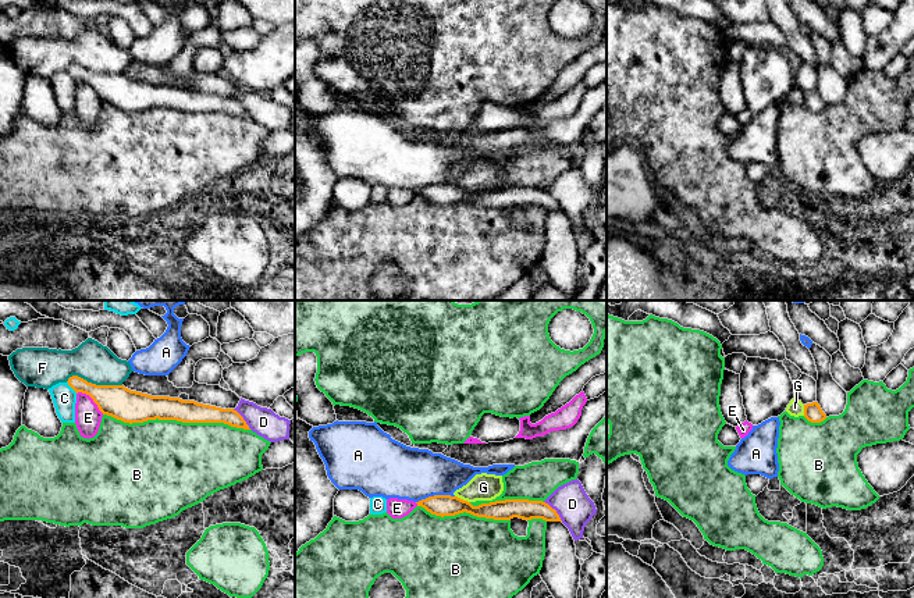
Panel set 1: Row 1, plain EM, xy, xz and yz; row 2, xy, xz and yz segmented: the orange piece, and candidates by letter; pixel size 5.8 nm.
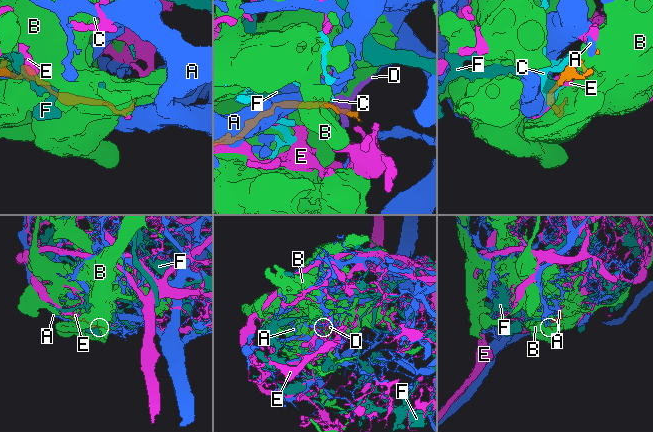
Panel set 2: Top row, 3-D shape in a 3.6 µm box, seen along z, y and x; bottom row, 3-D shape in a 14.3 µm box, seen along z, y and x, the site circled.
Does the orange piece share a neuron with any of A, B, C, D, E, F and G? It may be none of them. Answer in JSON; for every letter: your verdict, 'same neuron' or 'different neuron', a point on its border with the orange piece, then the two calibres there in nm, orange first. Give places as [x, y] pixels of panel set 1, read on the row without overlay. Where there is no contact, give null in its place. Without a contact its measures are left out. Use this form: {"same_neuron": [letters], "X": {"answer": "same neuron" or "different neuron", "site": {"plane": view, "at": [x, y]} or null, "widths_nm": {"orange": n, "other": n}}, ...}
{"same_neuron": [], "A": {"answer": "different neuron", "site": {"plane": "xz", "at": [434, 184]}, "widths_nm": {"orange": 130, "other": 300}}, "B": {"answer": "different neuron", "site": {"plane": "xy", "at": [177, 109]}, "widths_nm": {"orange": 180, "other": 500}}, "C": {"answer": "different neuron", "site": {"plane": "xy", "at": [71, 75]}, "widths_nm": {"orange": 180, "other": 140}}, "D": {"answer": "different neuron", "site": {"plane": "xz", "at": [555, 199]}, "widths_nm": {"orange": 120, "other": 200}}, "E": {"answer": "different neuron", "site": {"plane": "xy", "at": [92, 86]}, "widths_nm": {"orange": 190, "other": 160}}, "F": {"answer": "different neuron", "site": {"plane": "xy", "at": [93, 73]}, "widths_nm": {"orange": 190, "other": 220}}, "G": {"answer": "different neuron", "site": {"plane": "xz", "at": [462, 188]}, "widths_nm": {"orange": 130, "other": 160}}}

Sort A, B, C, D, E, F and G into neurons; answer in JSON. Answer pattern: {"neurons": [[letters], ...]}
{"neurons": [["A"], ["B"], ["C", "D", "G"], ["E"], ["F"]]}

